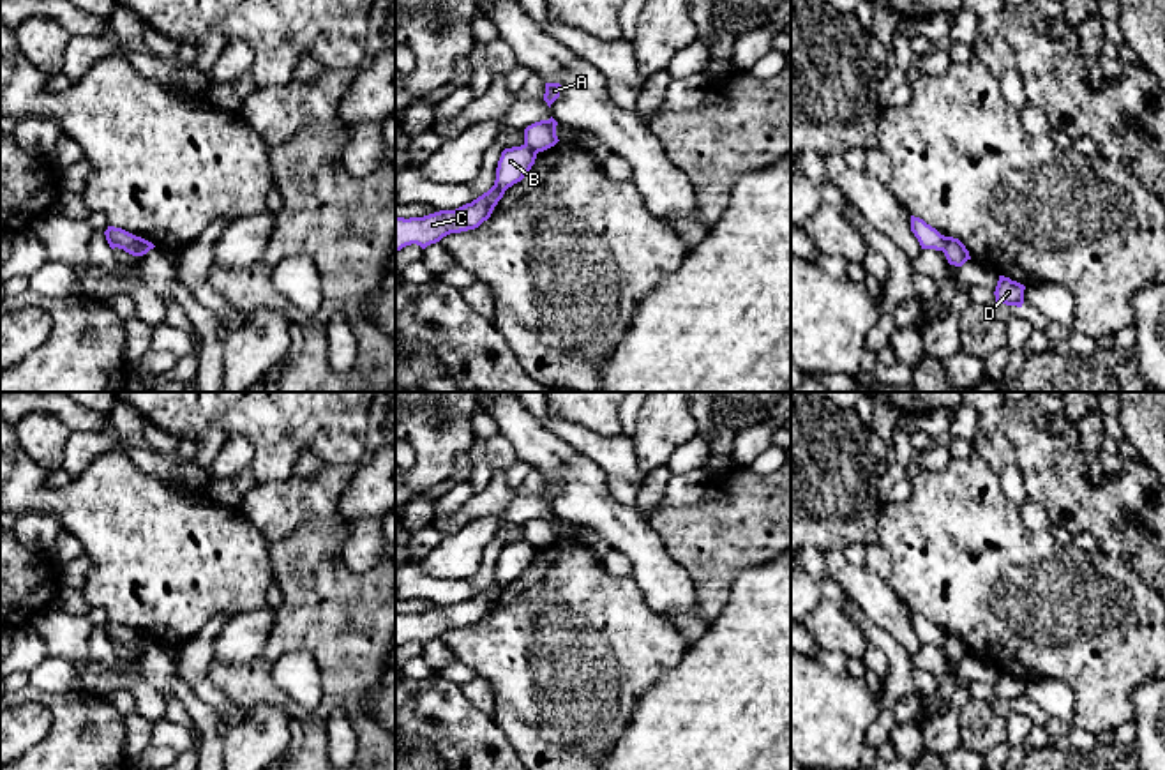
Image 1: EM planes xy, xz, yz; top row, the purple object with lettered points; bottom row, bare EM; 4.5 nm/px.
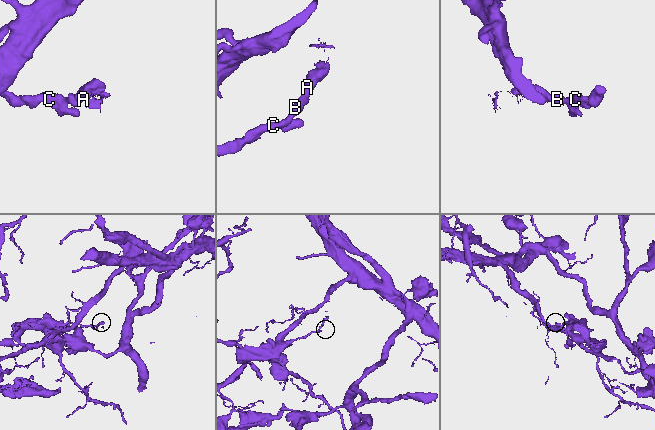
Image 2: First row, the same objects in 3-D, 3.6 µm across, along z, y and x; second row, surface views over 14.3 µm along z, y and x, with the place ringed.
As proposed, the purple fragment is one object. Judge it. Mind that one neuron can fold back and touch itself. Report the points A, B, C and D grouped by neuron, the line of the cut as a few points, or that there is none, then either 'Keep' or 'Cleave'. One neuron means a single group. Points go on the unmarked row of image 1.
Groups: A / B C D. Split along xy (136, 633), (136, 643), (142, 650). Cleave

